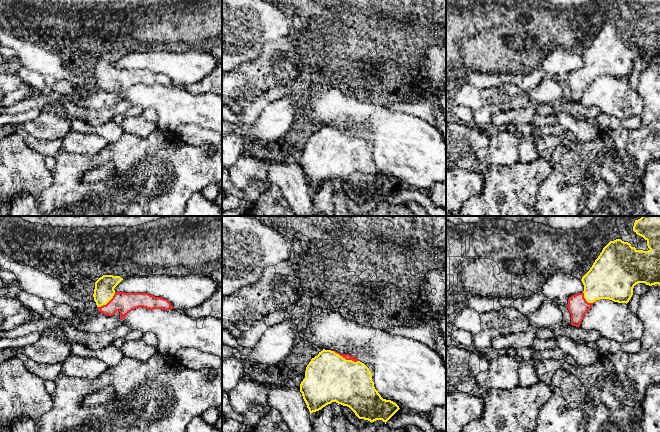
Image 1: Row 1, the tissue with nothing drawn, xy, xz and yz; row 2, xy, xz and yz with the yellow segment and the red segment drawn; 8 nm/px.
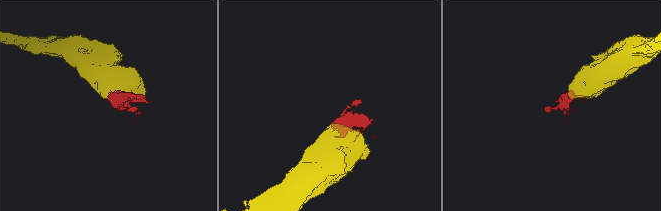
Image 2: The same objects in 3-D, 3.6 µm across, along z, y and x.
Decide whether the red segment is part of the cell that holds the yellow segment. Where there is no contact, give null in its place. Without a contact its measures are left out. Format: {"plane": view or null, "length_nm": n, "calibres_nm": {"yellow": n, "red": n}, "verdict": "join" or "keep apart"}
{"plane": "xz", "length_nm": 220, "calibres_nm": {"yellow": 400, "red": 50}, "verdict": "join"}

